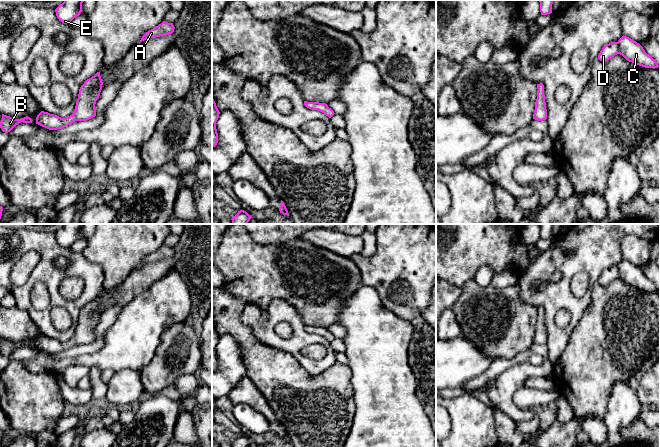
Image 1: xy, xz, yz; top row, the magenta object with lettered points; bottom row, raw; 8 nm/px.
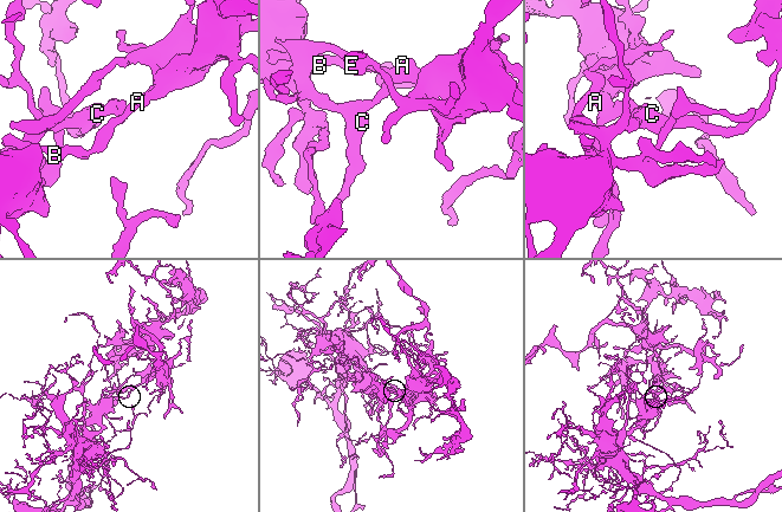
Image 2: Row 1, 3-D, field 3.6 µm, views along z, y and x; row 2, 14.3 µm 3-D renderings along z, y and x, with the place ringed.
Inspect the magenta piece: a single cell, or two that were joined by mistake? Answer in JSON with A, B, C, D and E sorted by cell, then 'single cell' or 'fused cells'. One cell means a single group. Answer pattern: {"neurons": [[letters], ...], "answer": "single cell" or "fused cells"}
{"neurons": [["A", "D"], ["B", "C", "E"]], "answer": "fused cells"}

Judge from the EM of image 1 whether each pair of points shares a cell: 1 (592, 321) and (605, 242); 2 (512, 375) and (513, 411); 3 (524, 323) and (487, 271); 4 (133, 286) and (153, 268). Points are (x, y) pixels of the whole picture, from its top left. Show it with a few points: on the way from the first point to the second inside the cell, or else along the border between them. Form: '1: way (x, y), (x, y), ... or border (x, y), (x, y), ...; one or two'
1: border (597, 282), (592, 289), (591, 302), (588, 305); two
2: way (507, 384), (507, 402); one
3: border (473, 278), (481, 286), (490, 285); two
4: way (138, 281), (148, 273); one

